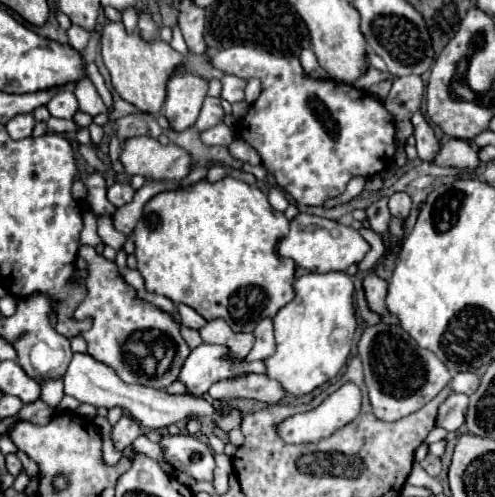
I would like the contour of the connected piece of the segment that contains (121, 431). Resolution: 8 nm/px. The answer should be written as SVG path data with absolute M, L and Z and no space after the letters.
M122 417L118 423L116 423L116 437L114 437L114 445L118 451L124 451L126 447L130 447L134 443L136 437L144 435L142 427L132 419L132 417Z

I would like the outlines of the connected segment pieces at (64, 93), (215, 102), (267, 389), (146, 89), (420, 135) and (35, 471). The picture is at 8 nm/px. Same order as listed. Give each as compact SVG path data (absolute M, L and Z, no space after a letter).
M62 89L60 93L56 93L56 97L52 97L52 101L46 107L52 117L70 119L78 111L78 101L76 101L72 89Z
M206 97L206 99L204 99L204 105L202 105L202 111L200 111L200 115L198 115L196 127L198 127L200 131L210 129L210 127L222 123L222 117L224 117L224 111L222 111L220 99L218 99L218 97Z
M250 373L238 379L222 379L208 389L208 397L212 399L256 399L262 403L278 403L286 397L284 387L266 377Z
M108 23L102 31L102 59L112 75L112 85L116 93L132 103L140 113L158 115L162 111L162 105L166 101L166 83L172 77L172 73L186 63L186 59L174 51L168 43L150 41L146 43L138 31L126 33L122 23Z
M422 111L414 113L412 115L412 125L414 125L414 137L416 137L416 149L418 149L418 157L422 161L432 161L434 155L438 153L440 145L438 145L438 139L432 131L432 127L428 125L428 121L424 119Z
M18 451L16 453L17 457L20 459L23 468L26 474L29 476L29 478L36 478L39 474L39 468L38 465L26 455L26 453Z

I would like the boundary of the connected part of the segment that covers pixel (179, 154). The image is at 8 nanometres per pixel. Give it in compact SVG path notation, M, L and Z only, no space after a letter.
M132 137L124 141L120 161L128 175L180 181L190 173L192 155L174 143L160 145L152 137Z

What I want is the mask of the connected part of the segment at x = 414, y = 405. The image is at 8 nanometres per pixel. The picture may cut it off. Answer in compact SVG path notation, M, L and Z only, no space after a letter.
M380 321L372 327L366 327L358 341L358 355L364 365L372 411L378 419L388 423L424 407L452 379L446 365L432 351L418 347L400 325L388 325Z

